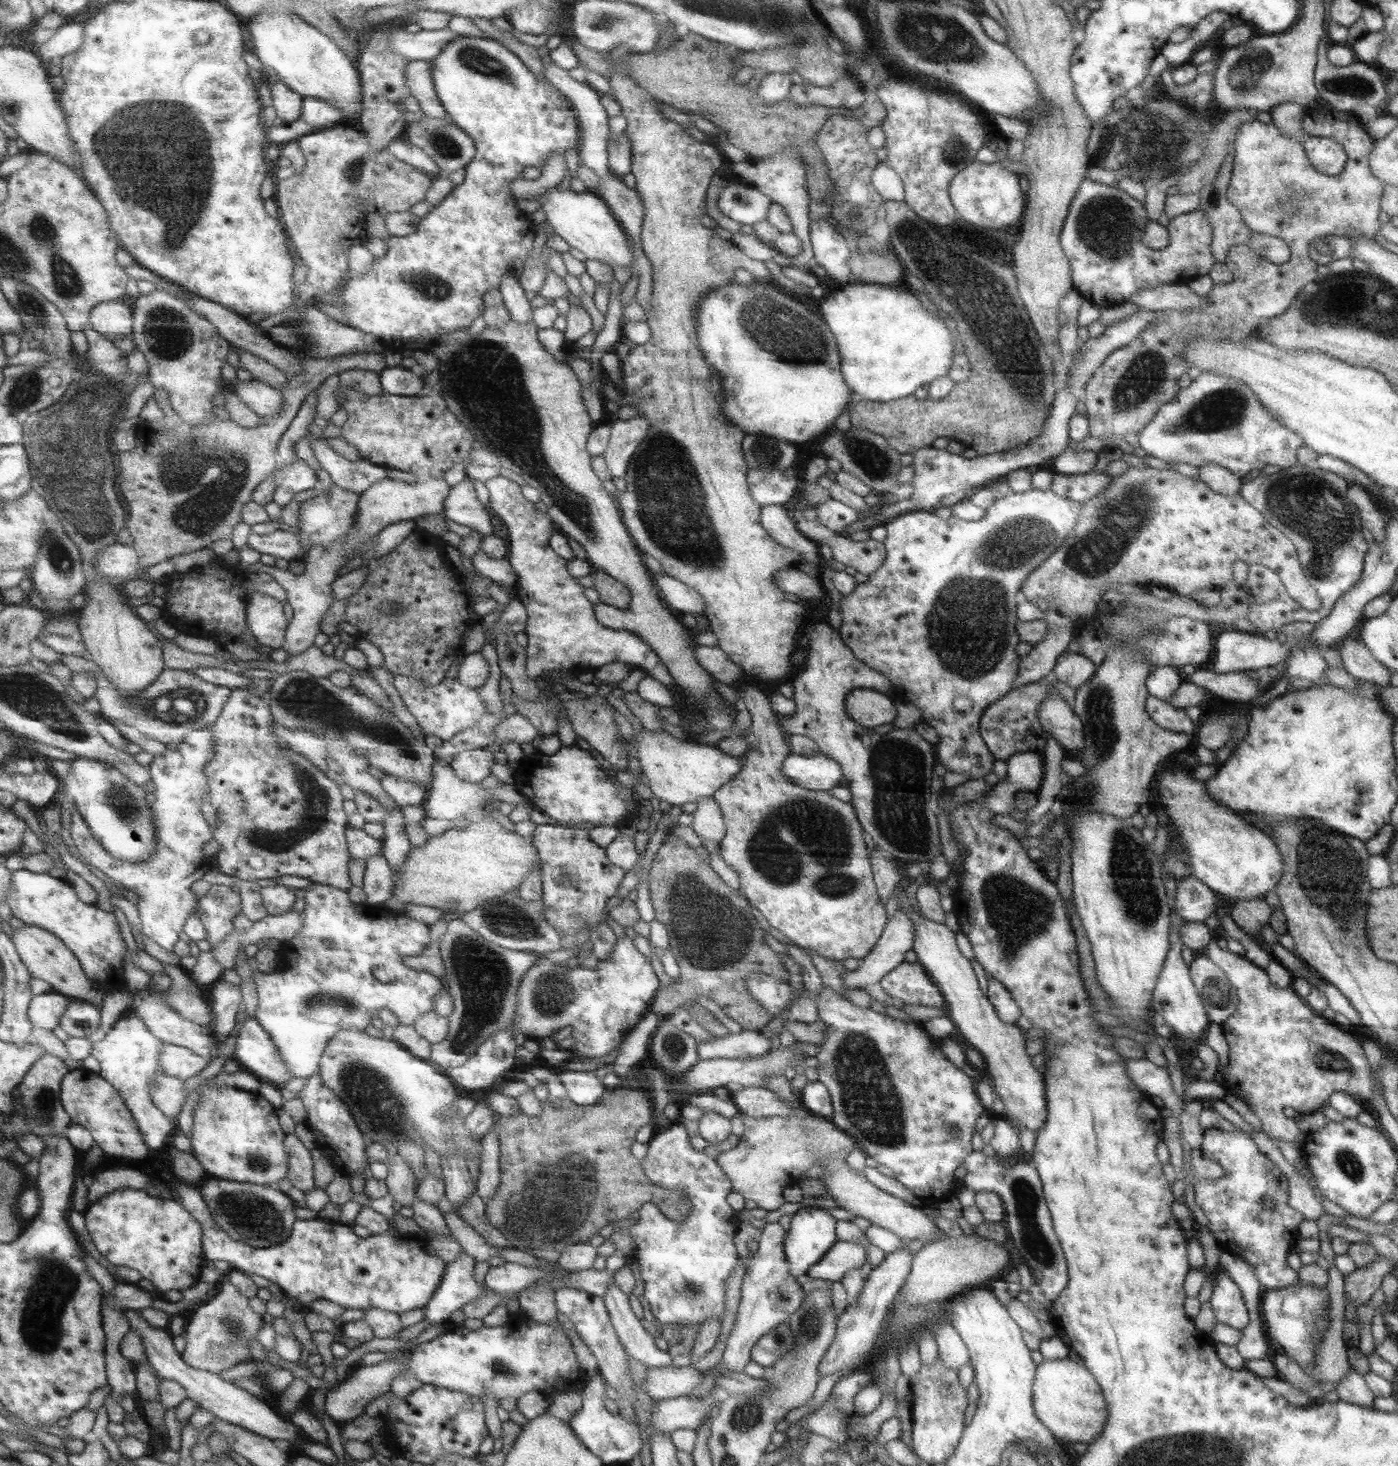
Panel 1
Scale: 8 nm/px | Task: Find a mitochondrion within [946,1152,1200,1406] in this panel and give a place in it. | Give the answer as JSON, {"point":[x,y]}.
{"point":[1025,1196]}

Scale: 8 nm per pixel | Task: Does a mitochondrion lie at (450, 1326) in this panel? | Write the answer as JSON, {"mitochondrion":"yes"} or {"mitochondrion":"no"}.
{"mitochondrion":"no"}

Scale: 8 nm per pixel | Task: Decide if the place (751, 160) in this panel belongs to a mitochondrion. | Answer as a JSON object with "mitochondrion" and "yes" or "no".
{"mitochondrion":"no"}

